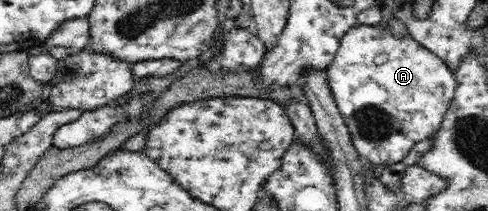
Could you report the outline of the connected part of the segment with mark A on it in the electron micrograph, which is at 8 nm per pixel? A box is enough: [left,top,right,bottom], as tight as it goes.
[327,23,456,165]

